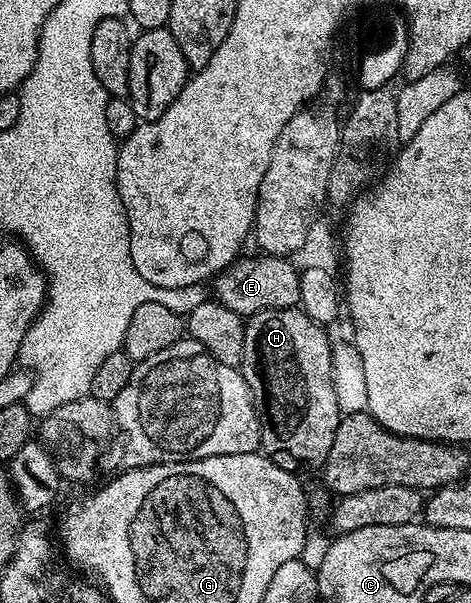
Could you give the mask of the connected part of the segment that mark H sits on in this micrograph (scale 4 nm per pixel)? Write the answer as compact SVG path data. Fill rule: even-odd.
M298 306L261 310L245 320L245 354L241 371L259 415L261 452L287 472L302 474L306 468L322 469L337 434L341 413L330 368L333 340L327 337L327 332L324 325L313 322L313 318L305 315Z

